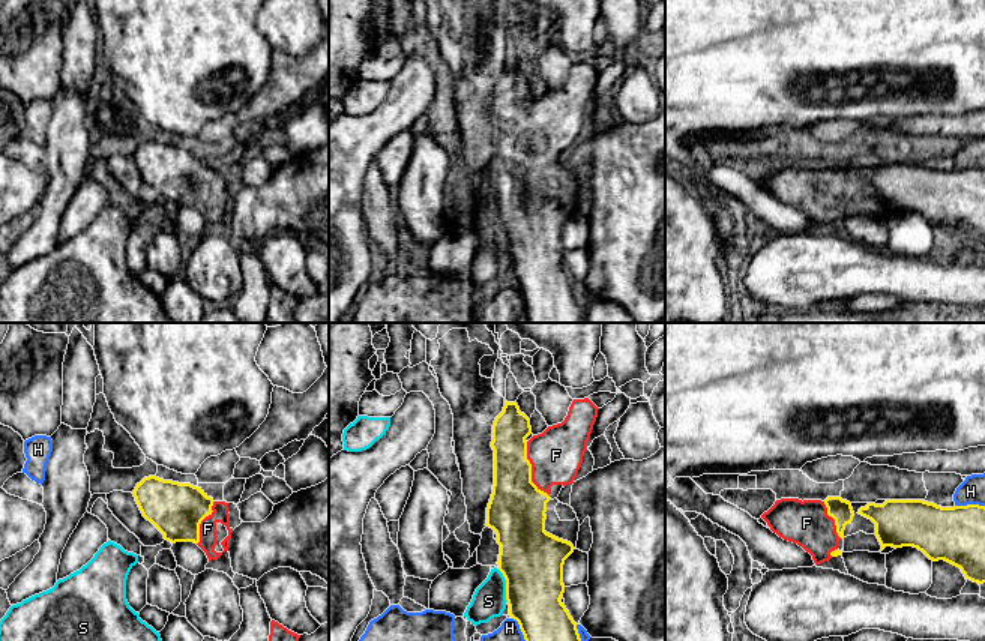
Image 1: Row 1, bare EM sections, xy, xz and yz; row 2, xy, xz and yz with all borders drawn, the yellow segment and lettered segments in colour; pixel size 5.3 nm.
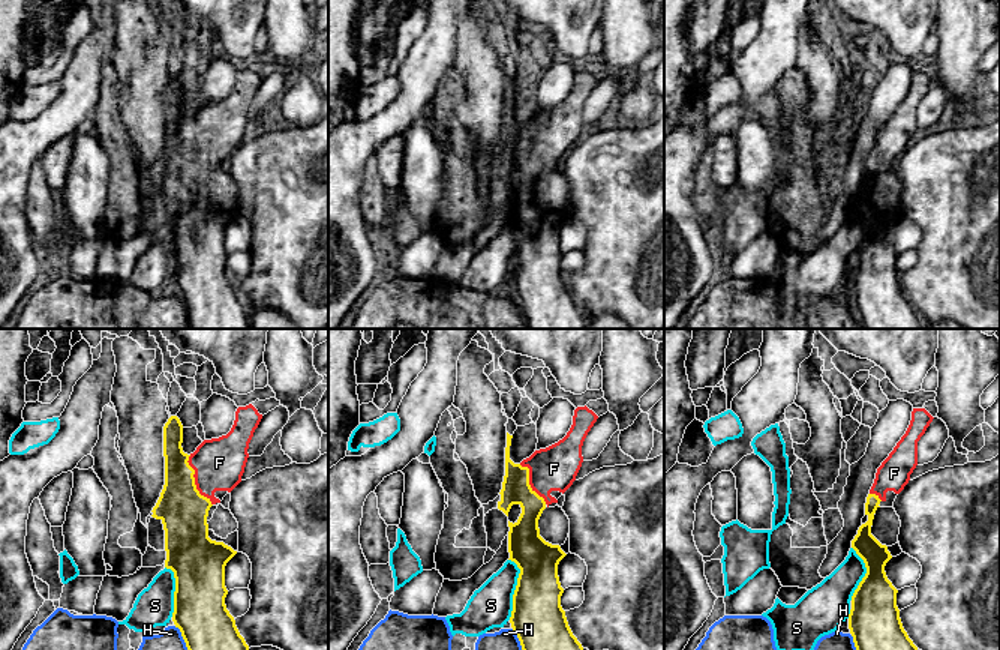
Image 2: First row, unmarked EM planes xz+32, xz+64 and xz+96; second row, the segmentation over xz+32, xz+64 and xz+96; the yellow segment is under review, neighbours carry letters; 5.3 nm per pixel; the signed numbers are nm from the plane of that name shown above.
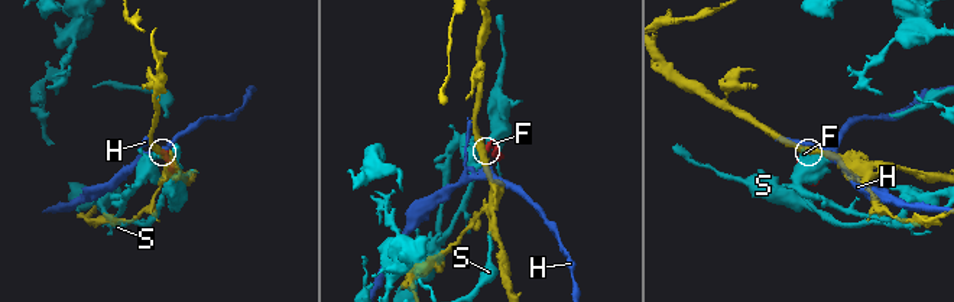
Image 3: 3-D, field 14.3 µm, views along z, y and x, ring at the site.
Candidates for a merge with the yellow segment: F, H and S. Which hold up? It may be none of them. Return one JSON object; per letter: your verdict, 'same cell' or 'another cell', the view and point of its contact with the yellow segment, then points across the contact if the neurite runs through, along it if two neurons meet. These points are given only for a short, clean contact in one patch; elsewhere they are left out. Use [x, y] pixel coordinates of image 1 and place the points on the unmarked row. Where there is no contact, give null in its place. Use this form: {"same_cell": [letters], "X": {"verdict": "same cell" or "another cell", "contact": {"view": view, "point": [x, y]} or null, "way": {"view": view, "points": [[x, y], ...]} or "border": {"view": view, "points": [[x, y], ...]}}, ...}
{"same_cell": ["F"], "F": {"verdict": "same cell", "contact": {"view": "xz", "point": [530, 134]}, "way": {"view": "xz", "points": [[517, 171], [523, 141], [530, 134], [556, 119]]}}, "H": {"verdict": "another cell", "contact": {"view": "yz", "point": [969, 168]}}, "S": {"verdict": "another cell", "contact": {"view": "xz", "point": [506, 249]}, "border": {"view": "xz", "points": [[497, 233], [505, 243], [505, 261], [508, 264]]}}}

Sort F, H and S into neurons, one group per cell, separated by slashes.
F / H / S

